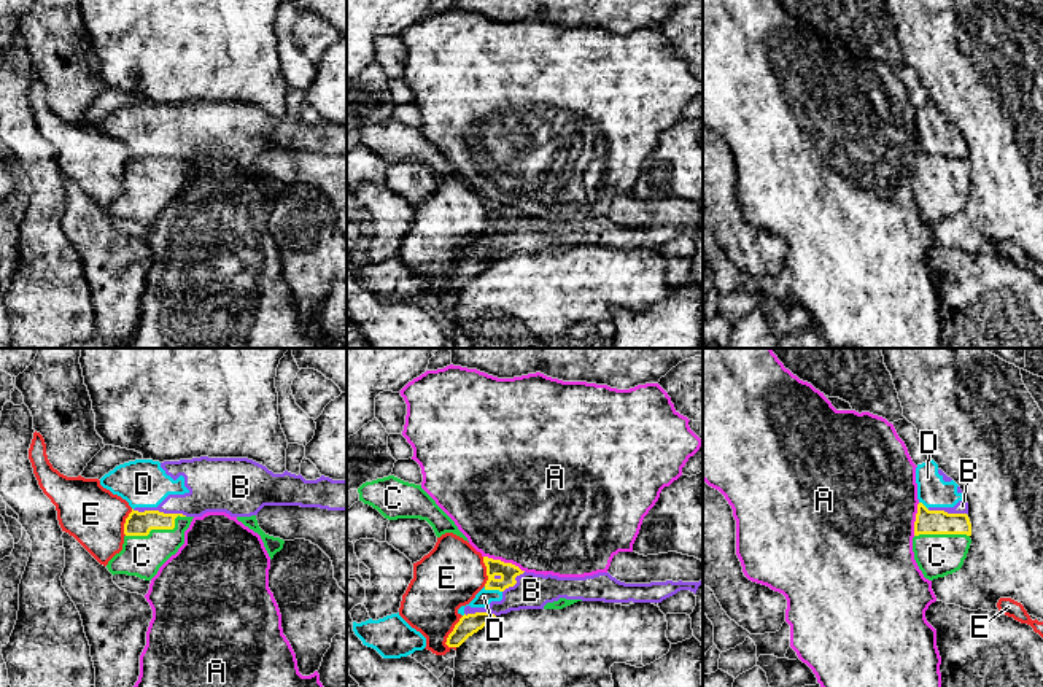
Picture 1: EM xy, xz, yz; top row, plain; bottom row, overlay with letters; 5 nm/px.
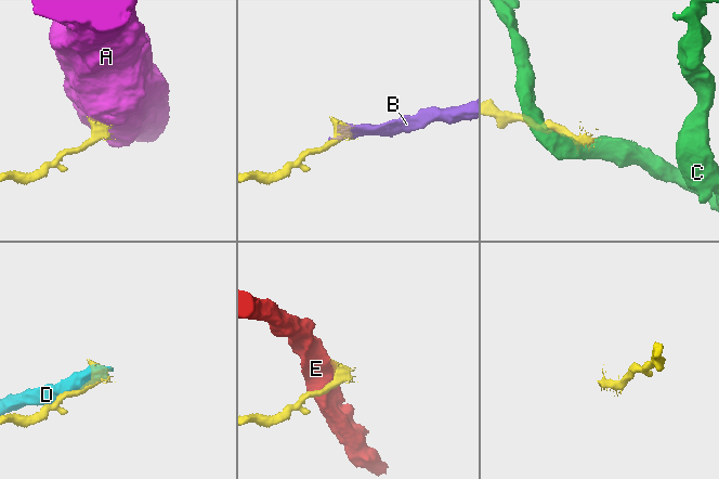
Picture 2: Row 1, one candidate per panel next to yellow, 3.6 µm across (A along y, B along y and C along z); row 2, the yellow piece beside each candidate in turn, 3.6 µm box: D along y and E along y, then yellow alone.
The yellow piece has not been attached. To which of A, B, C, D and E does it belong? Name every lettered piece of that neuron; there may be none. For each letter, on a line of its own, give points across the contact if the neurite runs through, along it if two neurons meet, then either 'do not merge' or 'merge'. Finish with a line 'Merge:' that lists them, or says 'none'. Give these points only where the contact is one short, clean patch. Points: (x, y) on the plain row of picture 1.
A: border xz (484, 199), (493, 204), (511, 205), (523, 215); do not merge
B: border xy (132, 153), (182, 156), (186, 159); do not merge
C: merge
D: do not merge
E: do not merge
Merge: C

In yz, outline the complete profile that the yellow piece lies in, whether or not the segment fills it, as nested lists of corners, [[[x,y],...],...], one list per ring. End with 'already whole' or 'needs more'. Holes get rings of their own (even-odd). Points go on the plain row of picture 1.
[[[917,148],[914,165],[914,204],[929,224],[959,215],[971,188],[971,167],[967,157],[929,154]]] | needs more

